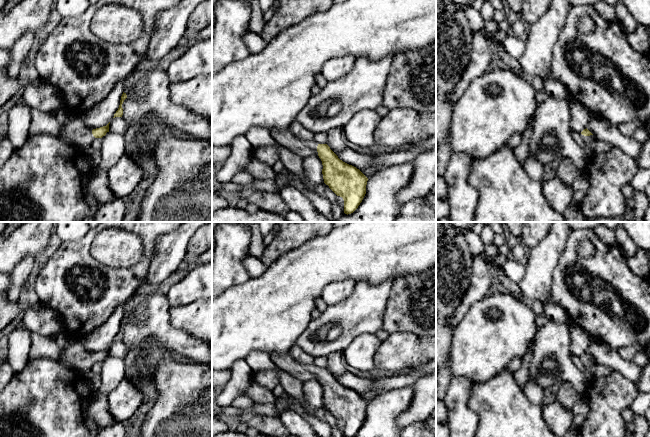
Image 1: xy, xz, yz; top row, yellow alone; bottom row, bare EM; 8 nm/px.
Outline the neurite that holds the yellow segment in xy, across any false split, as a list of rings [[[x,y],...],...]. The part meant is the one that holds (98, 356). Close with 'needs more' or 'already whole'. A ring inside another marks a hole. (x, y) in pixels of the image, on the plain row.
[[[75,341],[63,350],[58,362],[74,371],[87,373],[91,371],[95,362],[102,362],[109,356],[109,348],[110,346],[106,350],[91,354],[82,343]]] | needs more

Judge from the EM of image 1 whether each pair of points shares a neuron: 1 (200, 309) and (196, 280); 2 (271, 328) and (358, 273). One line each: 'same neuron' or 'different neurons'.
1: different neurons
2: same neuron

